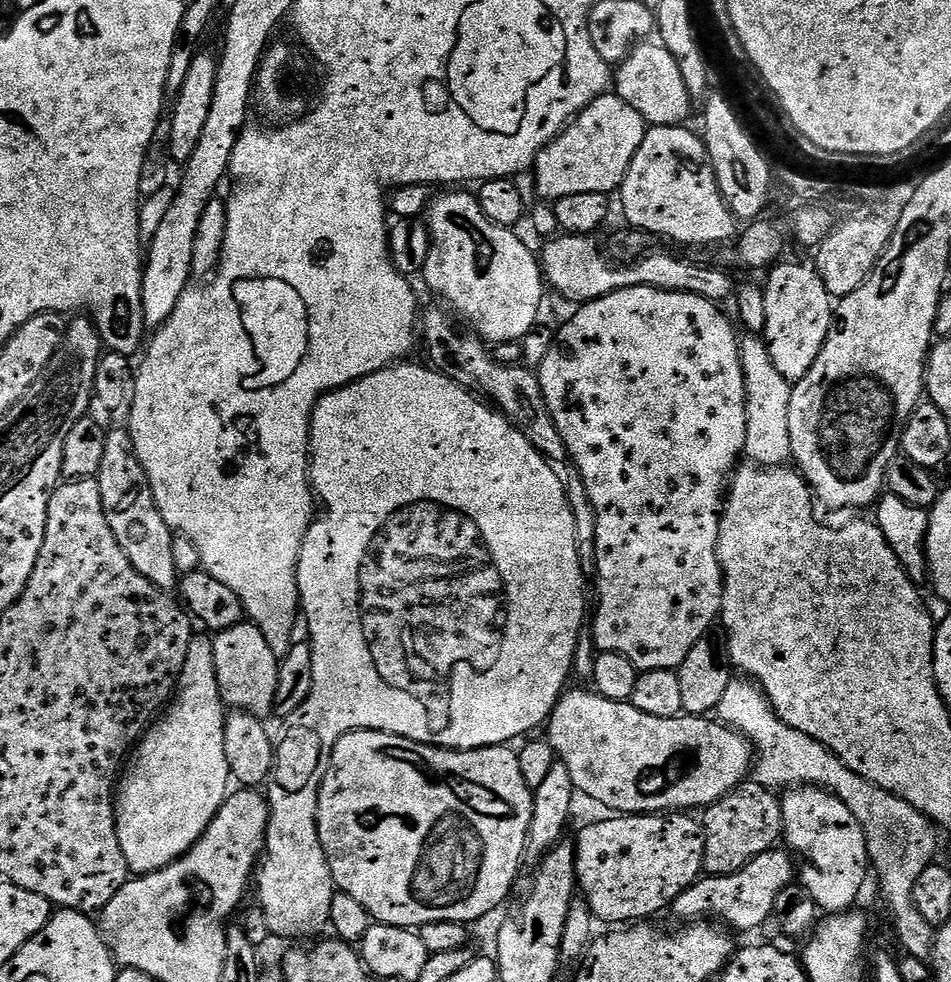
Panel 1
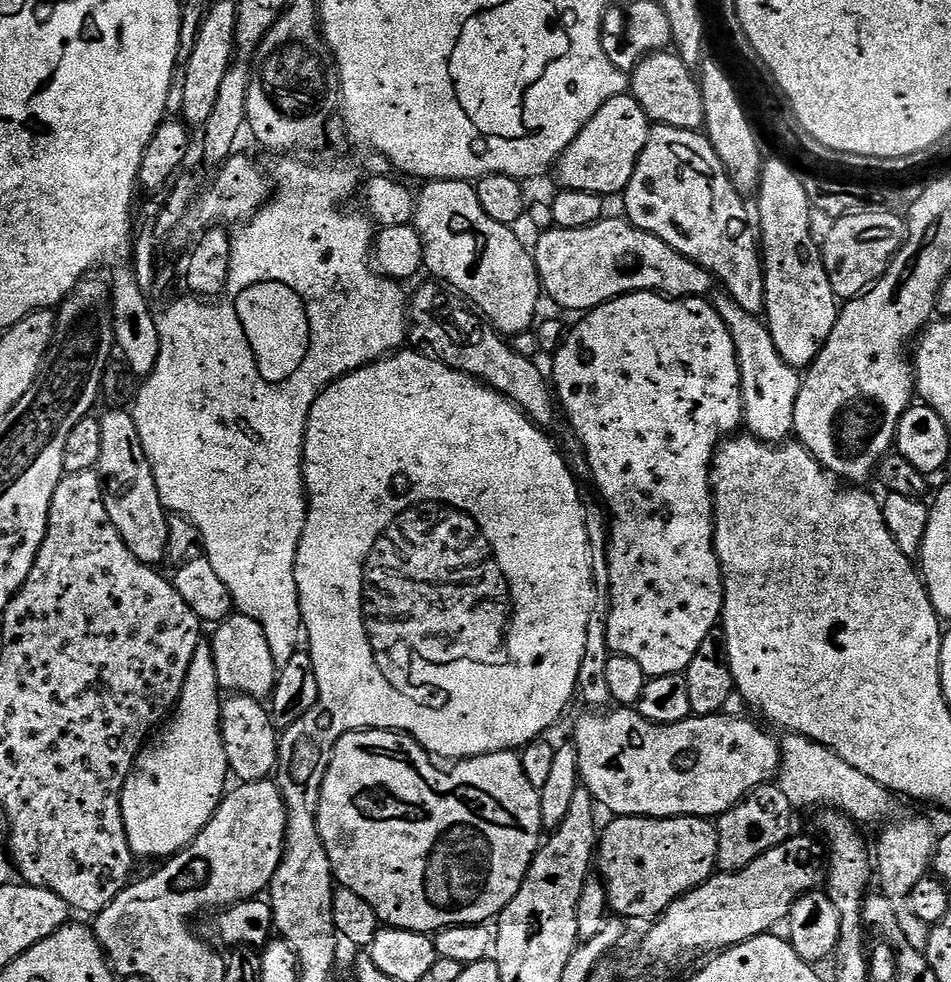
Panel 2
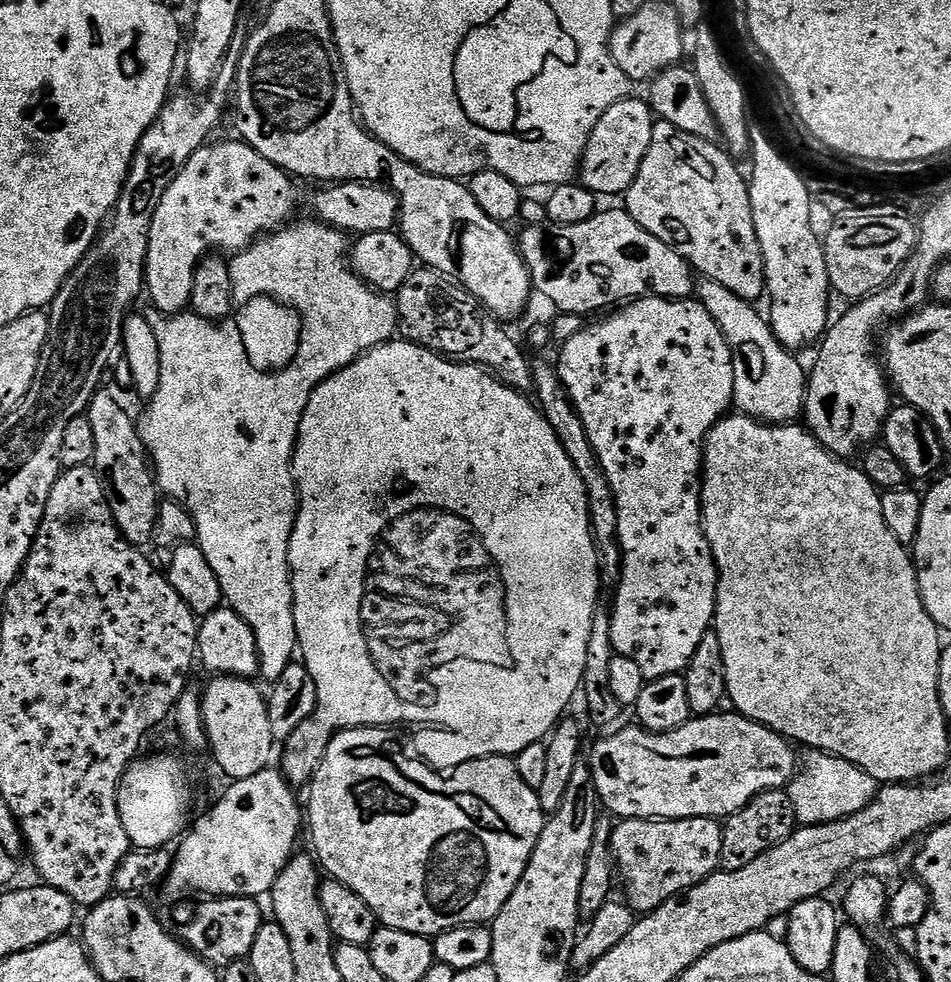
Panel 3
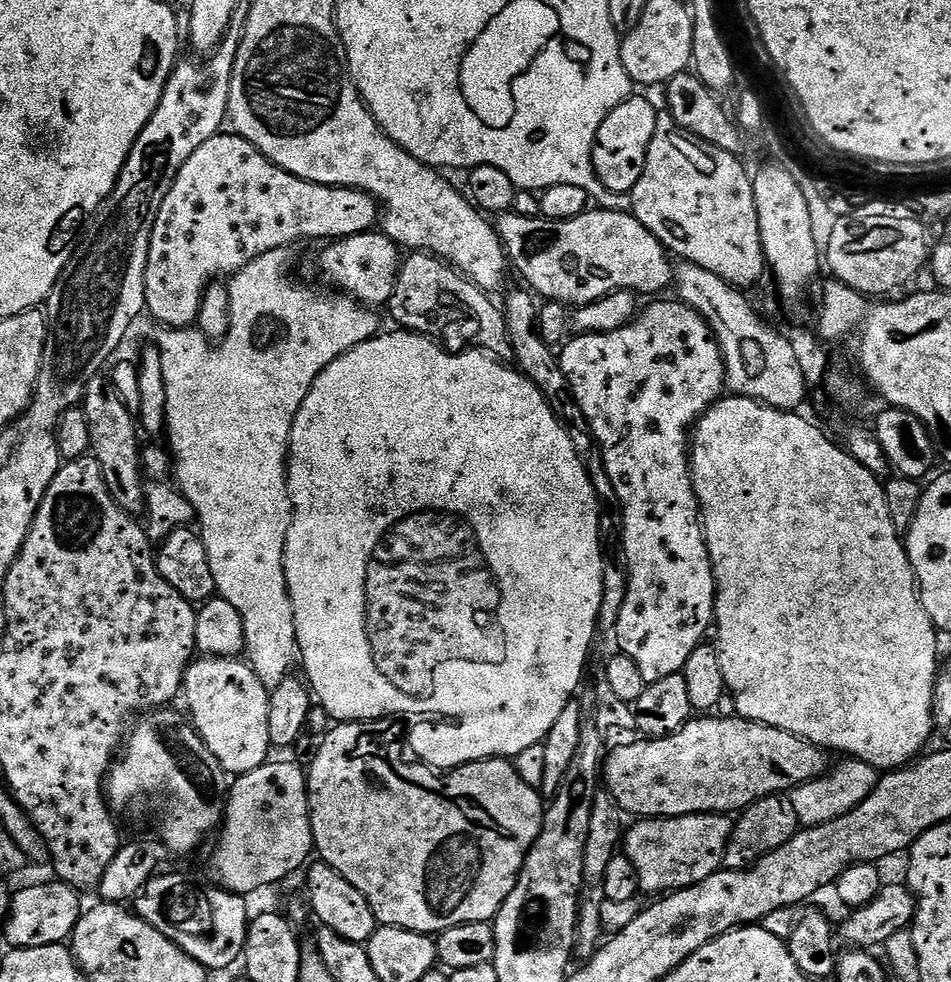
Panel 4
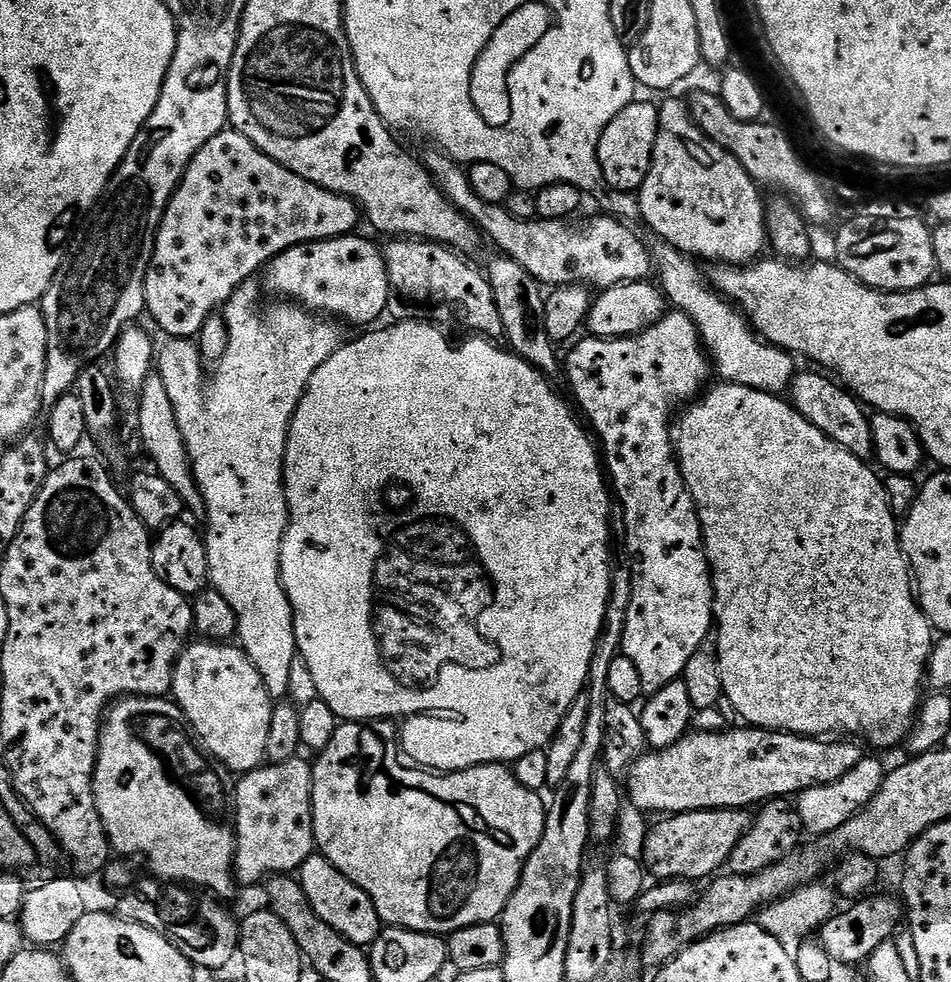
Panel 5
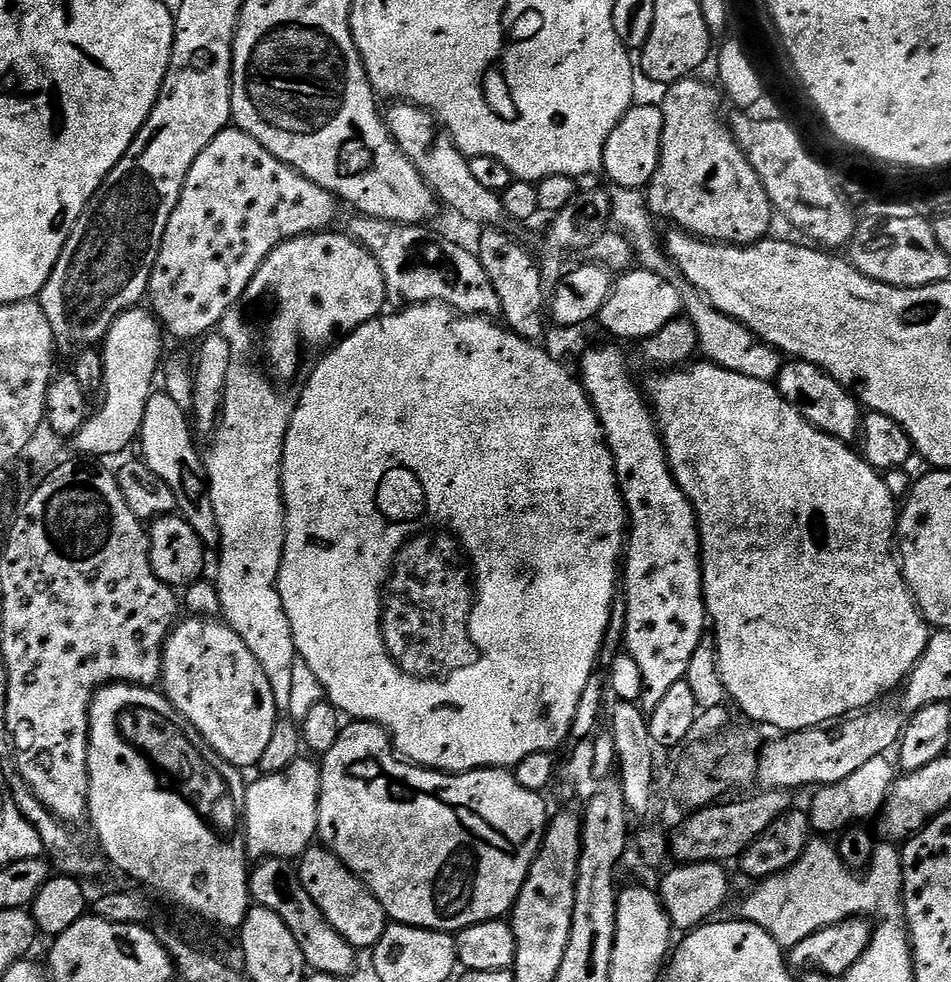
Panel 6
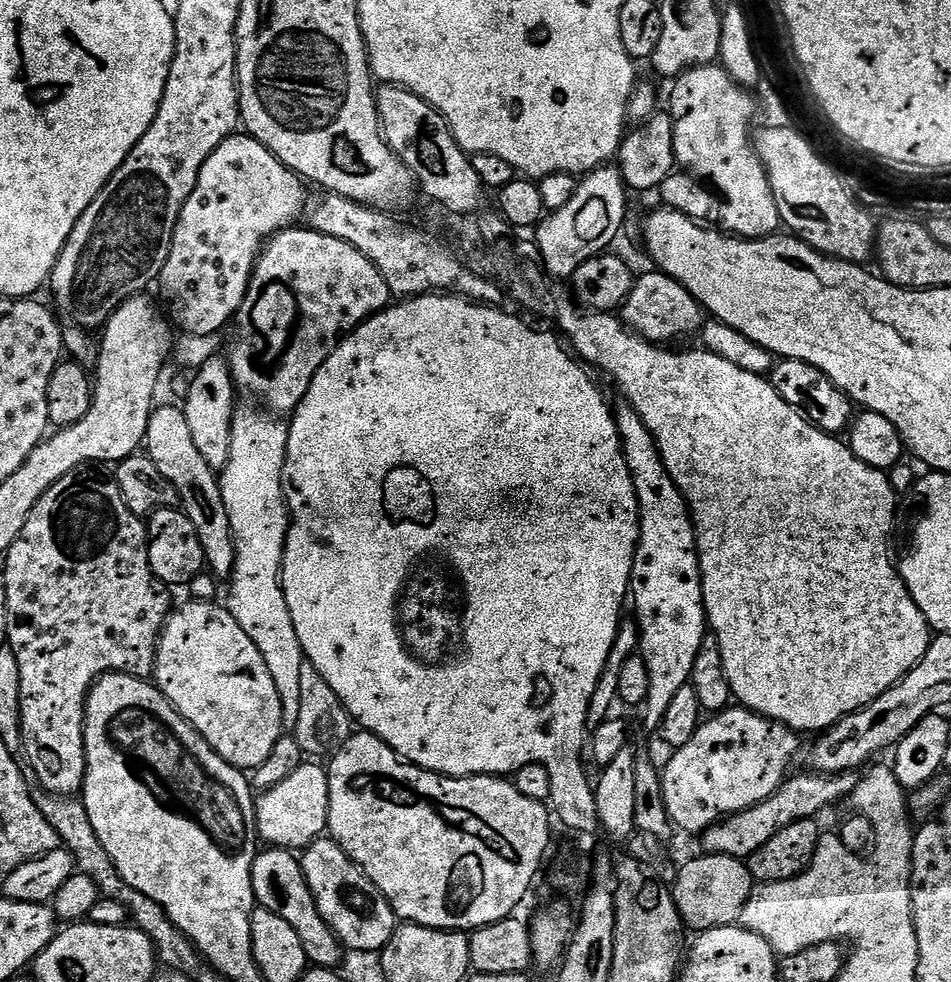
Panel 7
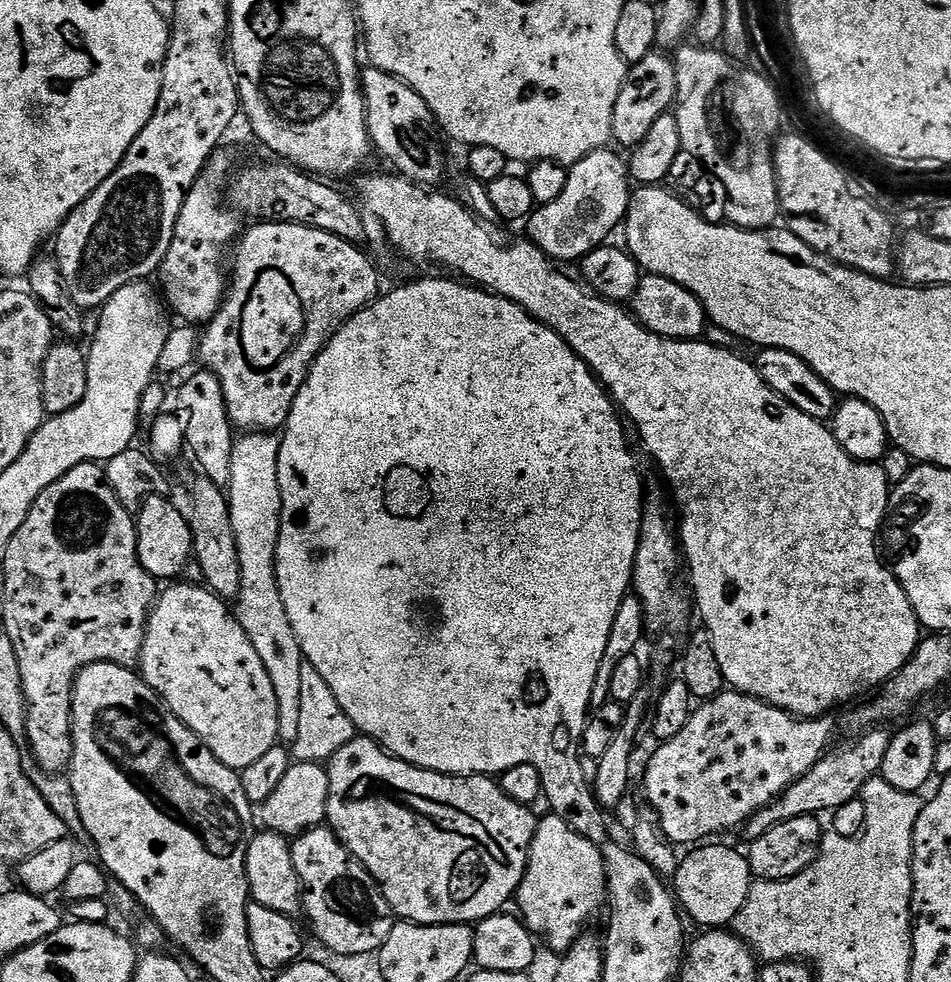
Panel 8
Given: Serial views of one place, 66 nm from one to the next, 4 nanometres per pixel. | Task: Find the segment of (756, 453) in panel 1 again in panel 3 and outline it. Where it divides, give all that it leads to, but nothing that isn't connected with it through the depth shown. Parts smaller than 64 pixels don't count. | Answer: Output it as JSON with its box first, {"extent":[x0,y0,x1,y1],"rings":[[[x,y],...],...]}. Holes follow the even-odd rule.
{"extent":[694,278,808,424],"rings":[[[707,278],[699,281],[694,293],[695,299],[699,300],[706,310],[710,310],[710,318],[718,322],[726,342],[730,346],[730,354],[734,362],[734,394],[732,403],[743,415],[753,416],[755,420],[762,420],[765,424],[791,424],[801,419],[804,410],[804,399],[808,393],[808,376],[806,368],[803,368],[791,351],[784,348],[782,342],[775,336],[765,313],[756,309],[757,305],[746,298],[738,298],[726,286]]]}

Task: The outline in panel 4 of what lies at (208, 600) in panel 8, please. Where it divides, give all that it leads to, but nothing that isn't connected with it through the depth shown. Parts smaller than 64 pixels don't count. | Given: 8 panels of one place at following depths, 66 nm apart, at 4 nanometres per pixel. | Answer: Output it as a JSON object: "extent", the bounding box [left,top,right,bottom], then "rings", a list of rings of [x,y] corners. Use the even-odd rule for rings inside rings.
{"extent":[182,658,272,777],"rings":[[[196,658],[186,670],[182,700],[188,703],[187,715],[190,717],[190,723],[204,740],[210,754],[214,754],[214,758],[218,758],[225,772],[233,777],[246,774],[250,770],[258,770],[258,766],[269,763],[268,752],[272,748],[269,731],[269,695],[270,690],[262,686],[262,682],[258,682],[258,674],[254,674],[252,665],[240,658]]]}

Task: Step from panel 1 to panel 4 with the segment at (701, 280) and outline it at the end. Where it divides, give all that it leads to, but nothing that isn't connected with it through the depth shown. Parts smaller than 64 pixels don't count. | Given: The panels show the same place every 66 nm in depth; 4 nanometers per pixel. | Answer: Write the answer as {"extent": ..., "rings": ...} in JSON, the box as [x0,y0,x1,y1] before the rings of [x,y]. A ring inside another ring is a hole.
{"extent":[494,207,674,308],"rings":[[[602,207],[590,208],[578,218],[566,220],[547,220],[544,217],[526,218],[516,212],[501,213],[494,222],[494,227],[504,244],[509,263],[513,269],[529,283],[529,289],[547,301],[559,302],[574,308],[593,304],[598,298],[614,292],[635,292],[641,297],[655,297],[673,287],[674,260],[664,243],[642,222],[638,222],[631,211]]]}

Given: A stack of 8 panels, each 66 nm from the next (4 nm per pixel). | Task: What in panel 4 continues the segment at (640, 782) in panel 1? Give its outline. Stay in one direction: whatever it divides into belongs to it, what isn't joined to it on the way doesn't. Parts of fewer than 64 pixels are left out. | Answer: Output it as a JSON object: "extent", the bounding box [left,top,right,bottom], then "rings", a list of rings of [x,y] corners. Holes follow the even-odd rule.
{"extent":[602,715,830,818],"rings":[[[731,715],[721,720],[693,718],[673,736],[636,738],[633,744],[624,742],[613,747],[605,755],[602,765],[603,787],[615,798],[618,807],[632,818],[689,816],[699,812],[736,814],[749,808],[755,800],[791,793],[793,788],[816,780],[829,771],[830,756],[825,749],[817,748],[809,740],[798,738],[786,730]]]}

